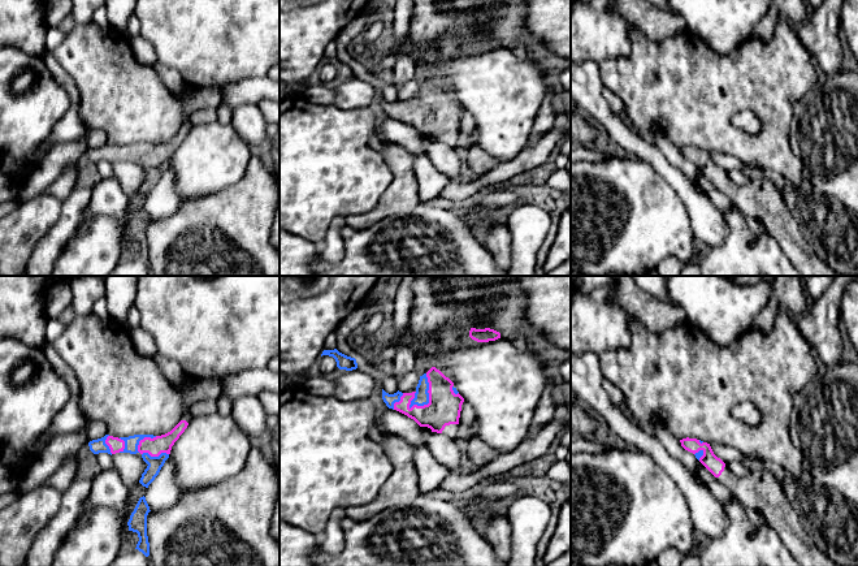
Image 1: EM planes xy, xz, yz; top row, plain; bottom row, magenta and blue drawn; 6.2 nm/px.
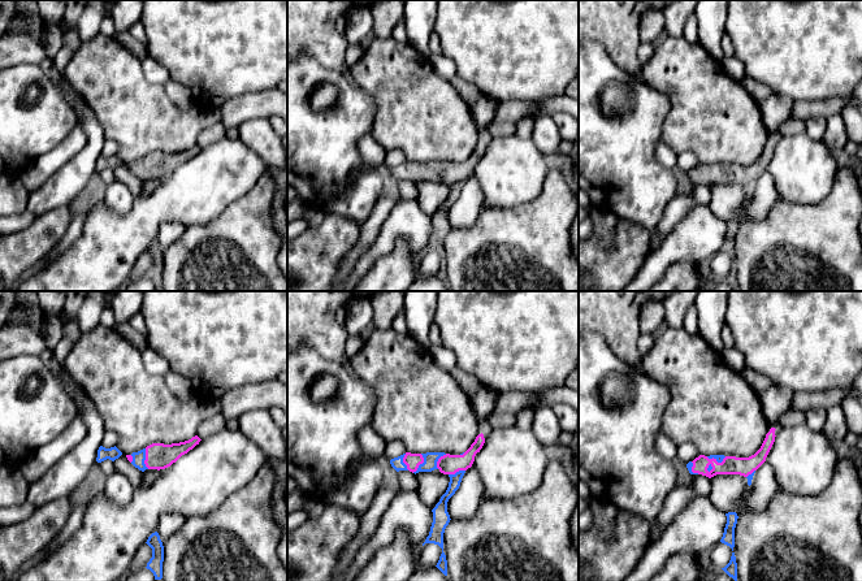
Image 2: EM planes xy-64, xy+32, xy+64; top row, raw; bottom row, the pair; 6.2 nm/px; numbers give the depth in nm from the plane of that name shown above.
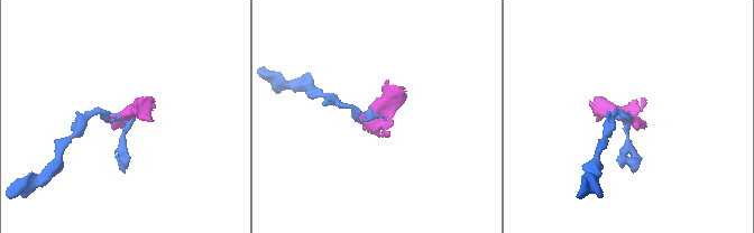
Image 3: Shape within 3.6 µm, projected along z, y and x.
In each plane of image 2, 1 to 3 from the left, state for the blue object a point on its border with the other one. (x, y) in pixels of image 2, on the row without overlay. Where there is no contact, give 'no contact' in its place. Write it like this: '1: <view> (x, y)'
1: xy-64 (146, 168)
2: xy+32 (420, 172)
3: xy+64 (715, 169)

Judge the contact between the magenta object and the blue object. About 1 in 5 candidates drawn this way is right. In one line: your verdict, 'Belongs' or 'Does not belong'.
Belongs

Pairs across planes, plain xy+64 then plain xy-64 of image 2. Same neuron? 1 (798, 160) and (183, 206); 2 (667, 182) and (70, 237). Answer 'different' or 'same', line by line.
1: same
2: different

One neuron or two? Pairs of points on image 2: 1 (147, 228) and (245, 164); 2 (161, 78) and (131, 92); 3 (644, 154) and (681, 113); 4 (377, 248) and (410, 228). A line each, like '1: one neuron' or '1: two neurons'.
1: one neuron
2: two neurons
3: two neurons
4: one neuron

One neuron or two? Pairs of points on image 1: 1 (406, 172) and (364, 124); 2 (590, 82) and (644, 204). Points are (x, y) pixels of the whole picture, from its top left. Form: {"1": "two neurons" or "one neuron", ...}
{"1": "two neurons", "2": "two neurons"}

